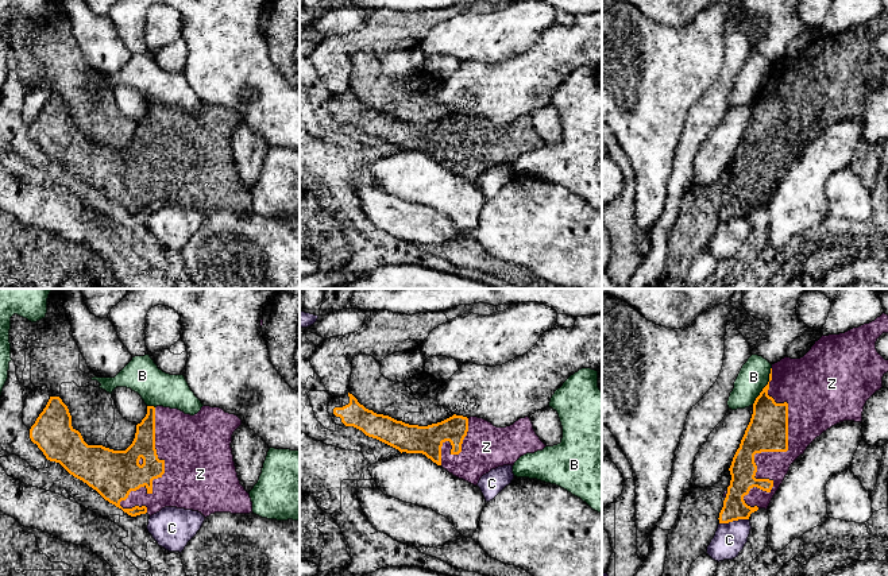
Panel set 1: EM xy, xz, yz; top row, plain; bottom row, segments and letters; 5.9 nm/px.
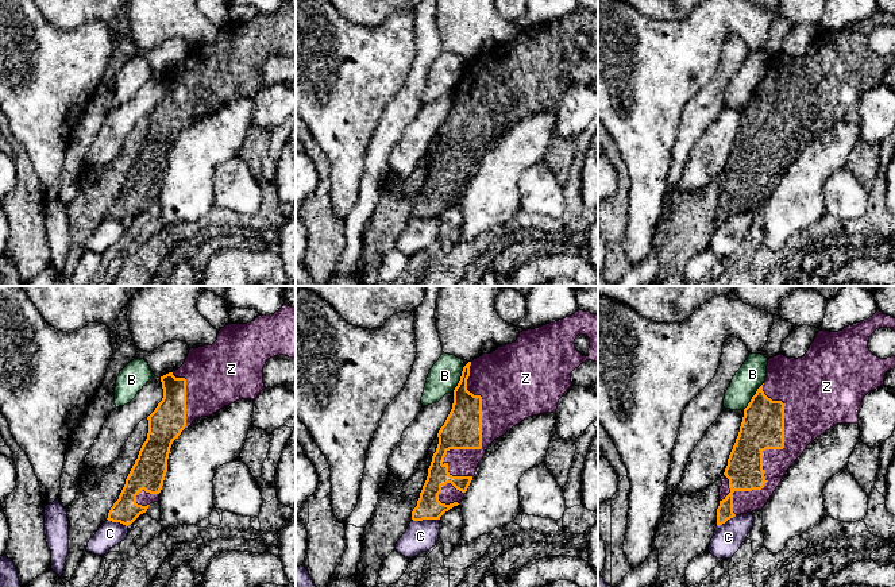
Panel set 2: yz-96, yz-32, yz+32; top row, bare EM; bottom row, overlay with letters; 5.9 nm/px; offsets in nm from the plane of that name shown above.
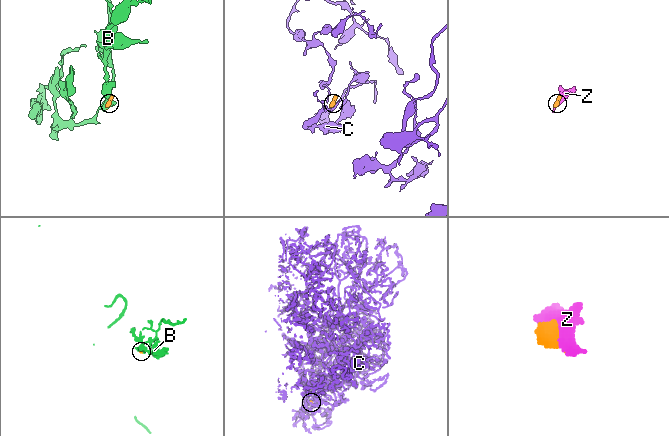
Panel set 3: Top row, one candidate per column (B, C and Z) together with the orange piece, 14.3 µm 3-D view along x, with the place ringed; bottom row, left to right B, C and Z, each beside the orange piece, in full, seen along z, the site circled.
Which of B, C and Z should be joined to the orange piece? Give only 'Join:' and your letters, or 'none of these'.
Join: Z

